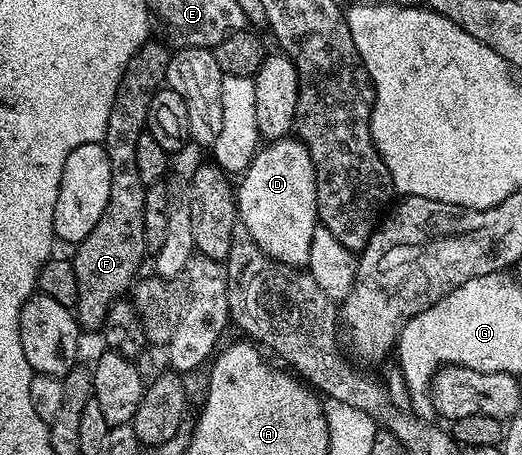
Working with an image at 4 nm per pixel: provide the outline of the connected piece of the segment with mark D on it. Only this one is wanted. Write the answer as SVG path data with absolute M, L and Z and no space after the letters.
M296 136L262 145L235 186L240 225L269 258L294 268L308 267L311 236L317 231L317 181L307 148Z

